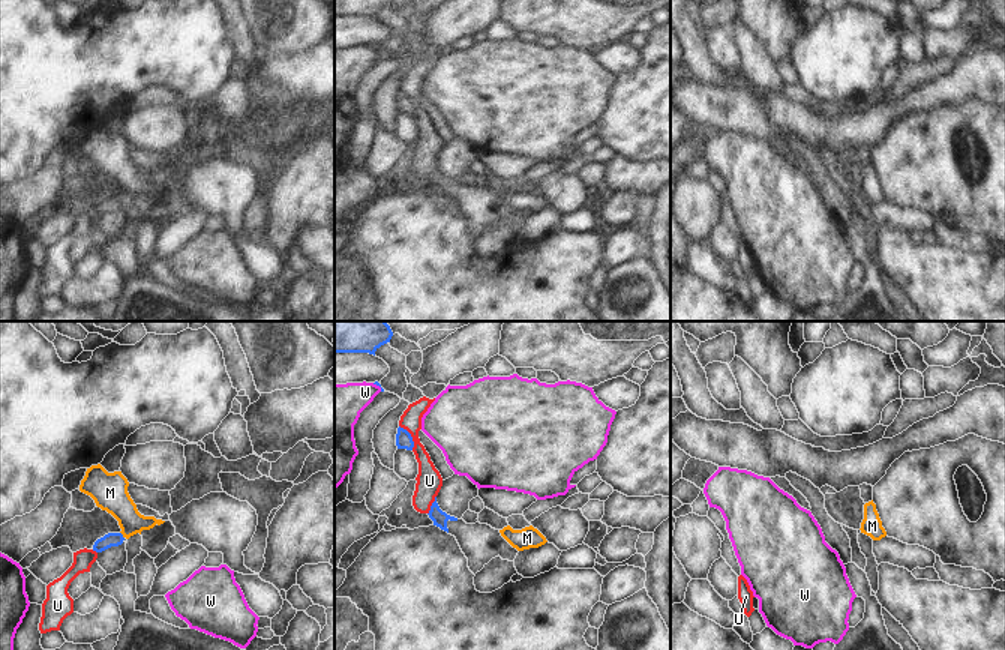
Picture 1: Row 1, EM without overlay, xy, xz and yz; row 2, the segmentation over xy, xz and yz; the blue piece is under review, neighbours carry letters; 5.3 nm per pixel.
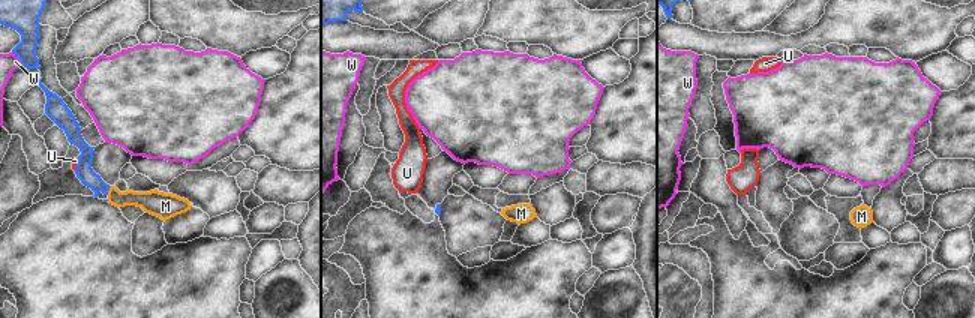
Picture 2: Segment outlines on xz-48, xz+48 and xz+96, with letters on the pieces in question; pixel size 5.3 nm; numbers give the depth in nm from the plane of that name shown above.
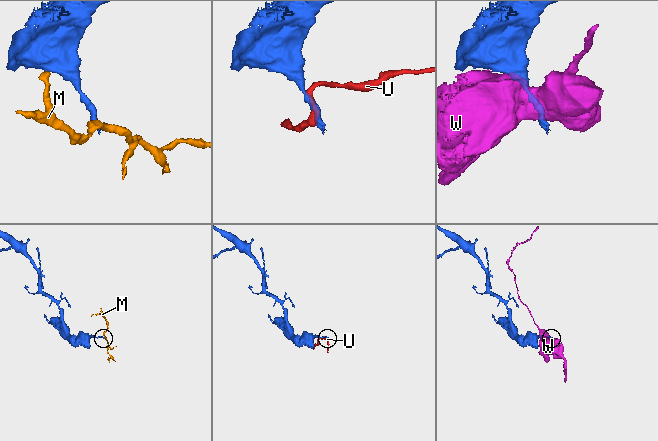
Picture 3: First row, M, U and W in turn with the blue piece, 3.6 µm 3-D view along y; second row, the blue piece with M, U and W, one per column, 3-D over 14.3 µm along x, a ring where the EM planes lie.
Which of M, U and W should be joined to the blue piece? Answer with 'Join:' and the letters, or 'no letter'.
Join: no letter

